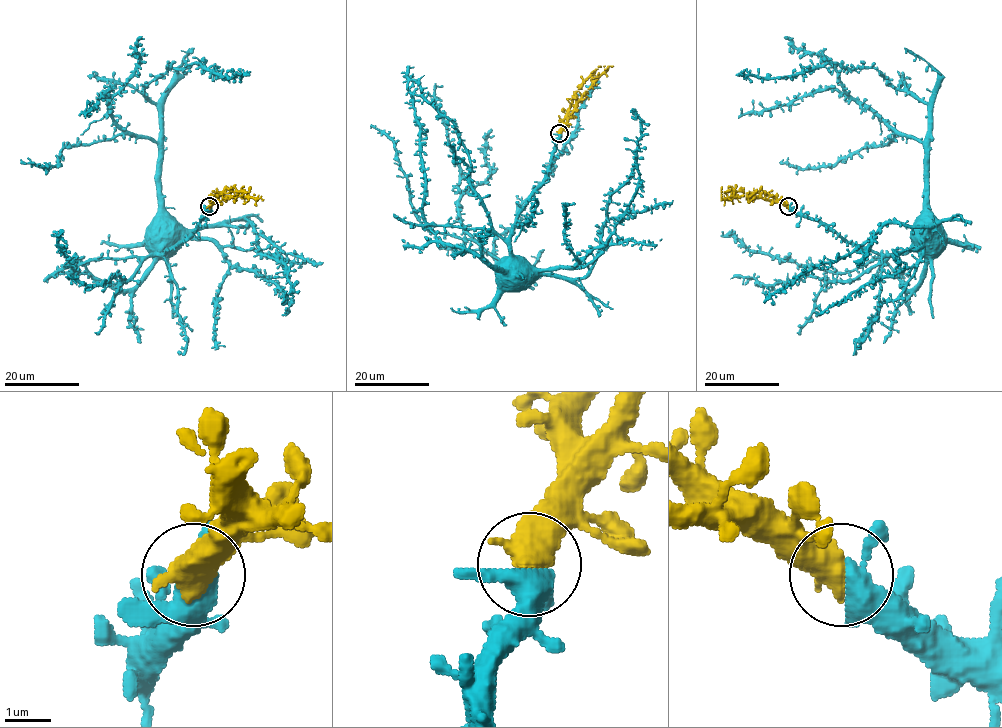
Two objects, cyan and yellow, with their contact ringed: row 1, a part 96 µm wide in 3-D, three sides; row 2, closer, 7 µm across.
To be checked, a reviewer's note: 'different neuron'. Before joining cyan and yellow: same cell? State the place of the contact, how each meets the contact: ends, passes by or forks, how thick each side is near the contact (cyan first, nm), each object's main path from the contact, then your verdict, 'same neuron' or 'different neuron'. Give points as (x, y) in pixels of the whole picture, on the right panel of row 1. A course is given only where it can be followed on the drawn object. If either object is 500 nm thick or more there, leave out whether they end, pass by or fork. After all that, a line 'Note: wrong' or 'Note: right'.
at (788, 206); 360 nm thick on the cyan side, 650 nm on the other; cyan runs (788, 206), (868, 249), (901, 254), (923, 209), (928, 106), (873, 68), (828, 63), (778, 78), (736, 75); yellow runs (788, 206), (736, 196), (730, 191), (722, 192), (722, 187); same neuron
Note: wrong

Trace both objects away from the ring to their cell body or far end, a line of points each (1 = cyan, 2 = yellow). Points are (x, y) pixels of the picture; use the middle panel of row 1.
1: (559, 133), (547, 177), (514, 225), (507, 273), (494, 241), (515, 224), (517, 208), (549, 173), (599, 81)
2: (559, 133), (575, 103), (590, 87), (591, 75), (601, 67)

